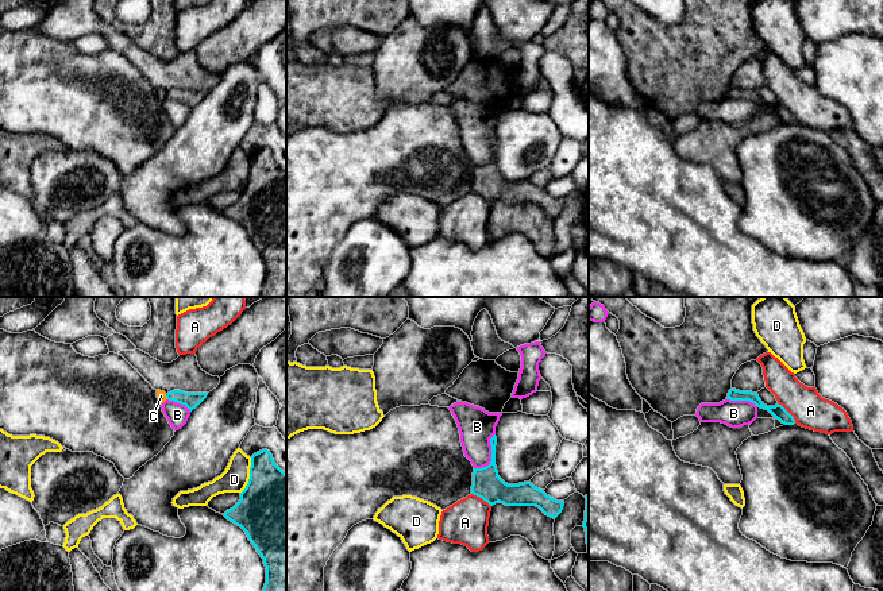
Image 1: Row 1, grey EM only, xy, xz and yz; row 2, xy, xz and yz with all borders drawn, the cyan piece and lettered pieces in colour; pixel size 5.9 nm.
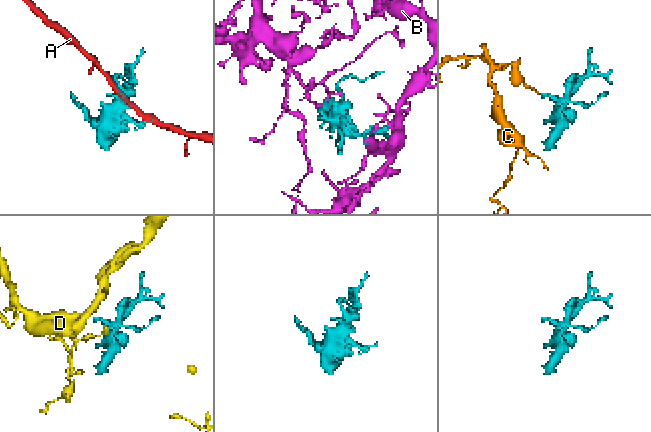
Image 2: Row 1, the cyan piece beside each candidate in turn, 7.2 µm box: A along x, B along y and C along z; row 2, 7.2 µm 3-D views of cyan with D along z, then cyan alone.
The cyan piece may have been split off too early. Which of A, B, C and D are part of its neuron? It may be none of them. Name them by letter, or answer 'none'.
none

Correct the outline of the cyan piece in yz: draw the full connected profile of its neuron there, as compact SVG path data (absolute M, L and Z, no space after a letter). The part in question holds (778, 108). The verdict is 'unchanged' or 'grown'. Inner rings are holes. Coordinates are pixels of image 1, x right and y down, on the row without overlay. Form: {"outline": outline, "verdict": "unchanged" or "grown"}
{"outline": "M730 86L726 97L749 98L749 100L755 101L757 105L768 108L774 113L774 116L779 117L782 121L784 121L784 123L794 123L795 121L794 115L782 103L776 101L775 104L767 104L761 100L757 90L740 89L736 86Z", "verdict": "unchanged"}

